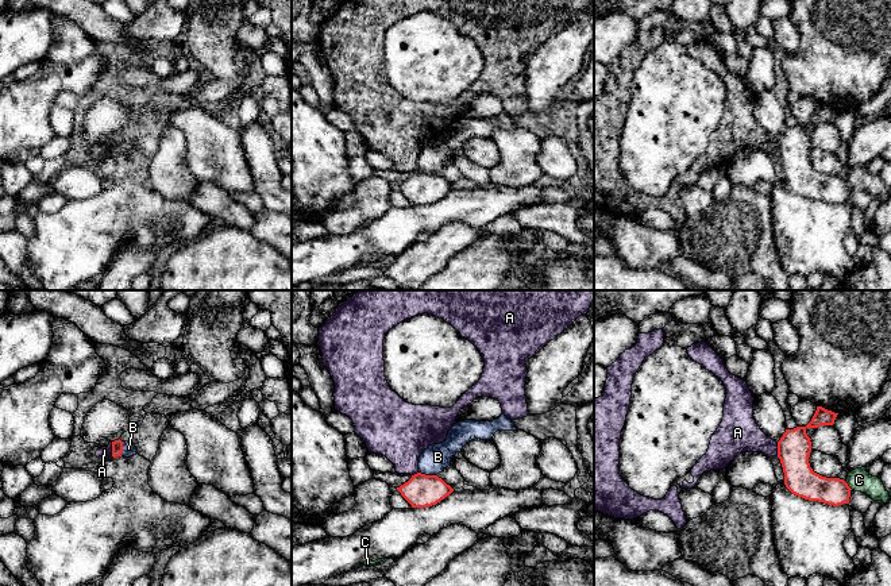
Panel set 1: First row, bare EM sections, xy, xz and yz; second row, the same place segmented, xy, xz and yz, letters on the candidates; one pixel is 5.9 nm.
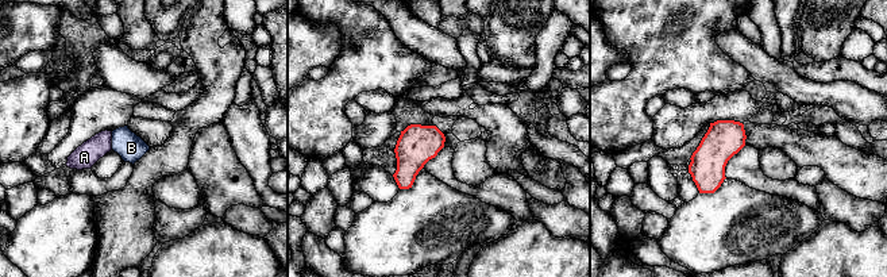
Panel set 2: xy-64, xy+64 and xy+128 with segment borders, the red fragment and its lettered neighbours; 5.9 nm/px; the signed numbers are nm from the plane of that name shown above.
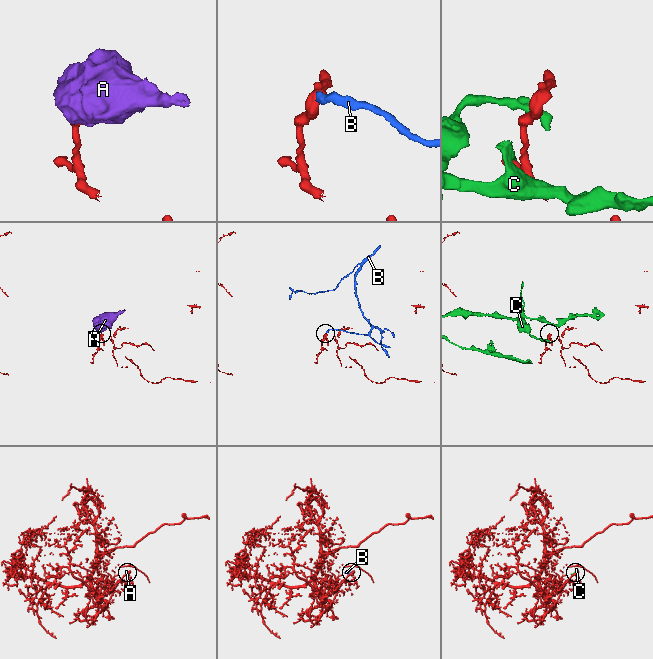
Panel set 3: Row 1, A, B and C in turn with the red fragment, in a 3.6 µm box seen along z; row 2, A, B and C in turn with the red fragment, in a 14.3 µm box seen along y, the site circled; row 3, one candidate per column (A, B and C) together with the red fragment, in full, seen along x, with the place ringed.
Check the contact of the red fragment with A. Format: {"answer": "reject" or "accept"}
{"answer": "reject"}

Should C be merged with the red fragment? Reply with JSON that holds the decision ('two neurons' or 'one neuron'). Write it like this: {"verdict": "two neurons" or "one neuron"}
{"verdict": "two neurons"}

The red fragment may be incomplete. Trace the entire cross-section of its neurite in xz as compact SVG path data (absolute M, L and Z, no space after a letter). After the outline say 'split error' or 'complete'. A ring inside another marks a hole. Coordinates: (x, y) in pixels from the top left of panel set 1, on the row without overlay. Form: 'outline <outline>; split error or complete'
outline M421 170L412 173L412 176L397 185L397 188L412 205L436 203L454 189L454 186L437 173L425 173Z; complete

